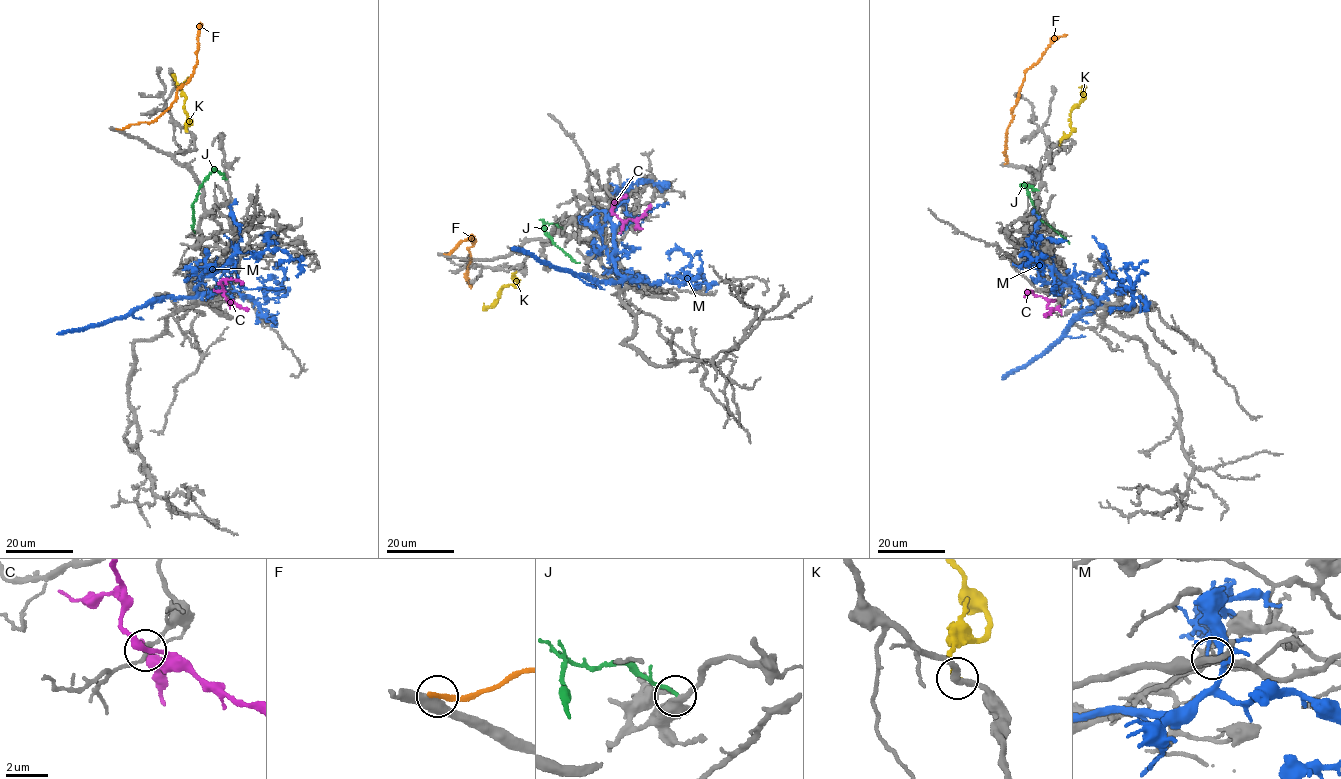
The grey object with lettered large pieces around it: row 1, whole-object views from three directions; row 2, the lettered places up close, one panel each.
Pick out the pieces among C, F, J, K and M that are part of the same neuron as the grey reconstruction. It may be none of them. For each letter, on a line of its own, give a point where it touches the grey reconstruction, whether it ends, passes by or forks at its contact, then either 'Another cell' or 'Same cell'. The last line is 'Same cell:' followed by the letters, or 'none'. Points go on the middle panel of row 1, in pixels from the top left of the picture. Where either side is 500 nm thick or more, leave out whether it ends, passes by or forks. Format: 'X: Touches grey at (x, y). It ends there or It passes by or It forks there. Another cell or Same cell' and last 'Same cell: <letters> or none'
C: Touches grey at (635, 228). It ends there. Another cell
F: Touches grey at (445, 254). It ends there. Another cell
J: Touches grey at (562, 228). It ends there. Another cell
K: Touches grey at (516, 272). It ends there. Same cell
M: Touches grey at (626, 200). It ends there. Another cell
Same cell: K

